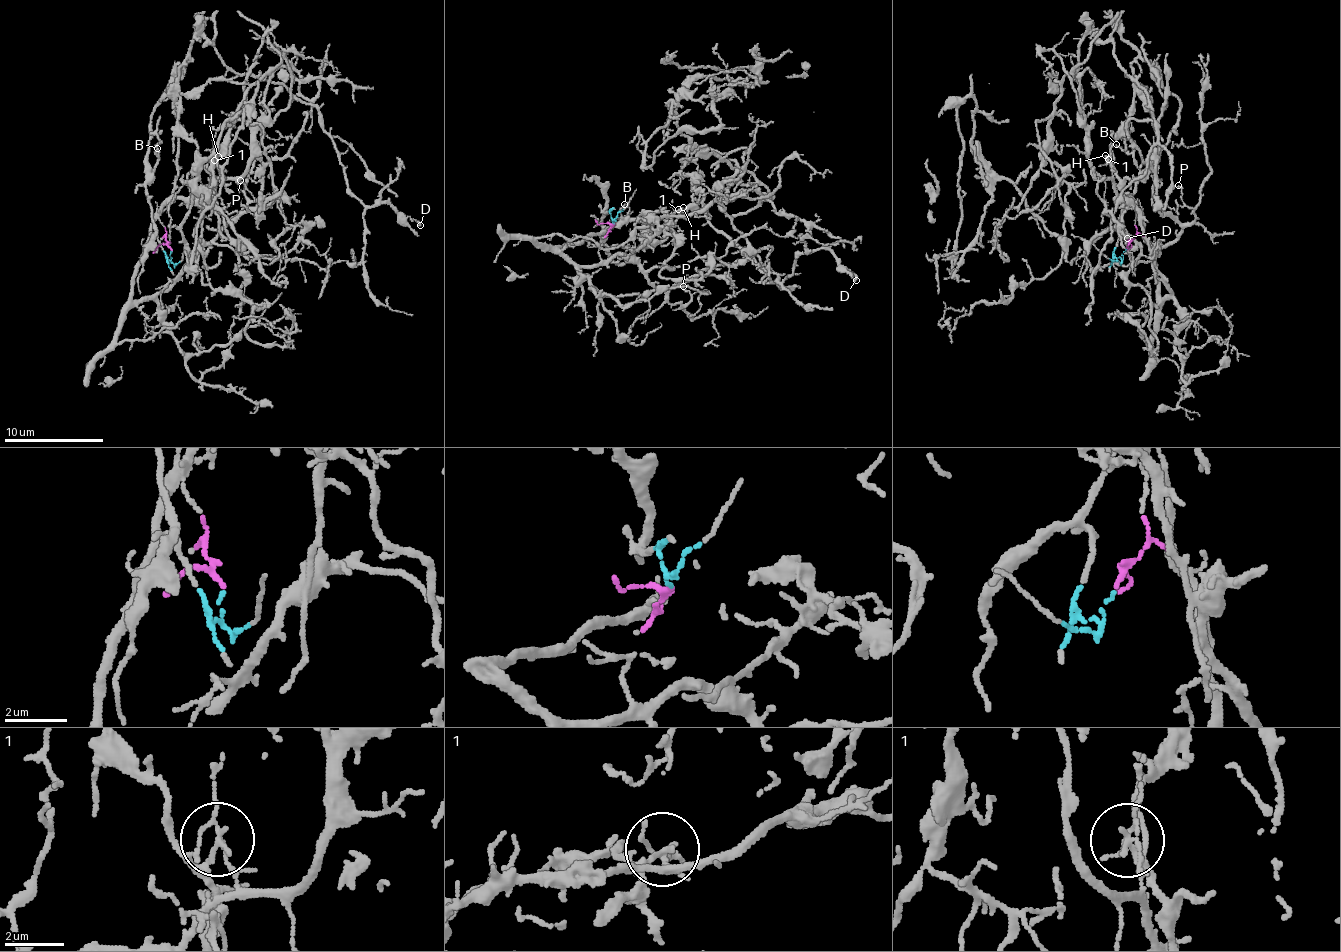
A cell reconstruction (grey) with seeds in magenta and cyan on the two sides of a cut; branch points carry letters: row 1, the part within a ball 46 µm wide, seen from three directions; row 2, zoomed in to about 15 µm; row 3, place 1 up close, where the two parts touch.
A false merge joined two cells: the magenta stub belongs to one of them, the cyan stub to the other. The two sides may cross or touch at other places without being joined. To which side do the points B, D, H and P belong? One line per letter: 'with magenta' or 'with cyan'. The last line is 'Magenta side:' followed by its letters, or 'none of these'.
B: with cyan
D: with cyan
H: with cyan
P: with magenta
Magenta side: P

